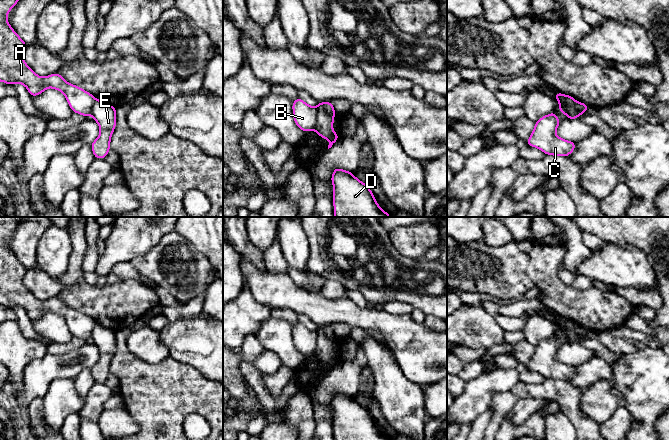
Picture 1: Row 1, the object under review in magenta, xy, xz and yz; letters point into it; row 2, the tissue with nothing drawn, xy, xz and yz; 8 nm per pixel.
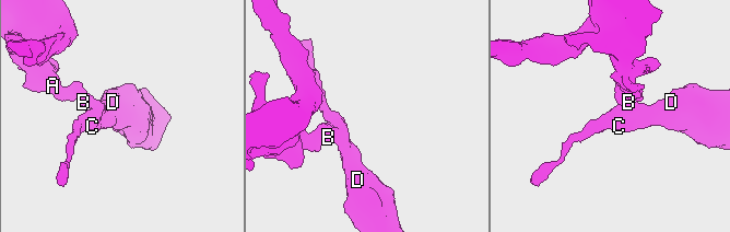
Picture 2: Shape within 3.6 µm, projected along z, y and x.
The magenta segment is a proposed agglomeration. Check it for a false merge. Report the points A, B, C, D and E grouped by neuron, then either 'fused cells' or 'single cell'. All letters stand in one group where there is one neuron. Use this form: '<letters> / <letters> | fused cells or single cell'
A B / C D E | fused cells

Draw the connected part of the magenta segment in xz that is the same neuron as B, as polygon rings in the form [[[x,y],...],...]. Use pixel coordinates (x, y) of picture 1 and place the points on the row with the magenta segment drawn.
[[[301,98],[292,102],[293,119],[295,124],[304,132],[314,130],[317,123],[317,107],[312,107]]]

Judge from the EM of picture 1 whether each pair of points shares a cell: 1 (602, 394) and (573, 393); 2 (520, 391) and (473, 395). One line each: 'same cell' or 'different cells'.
1: different cells
2: different cells

